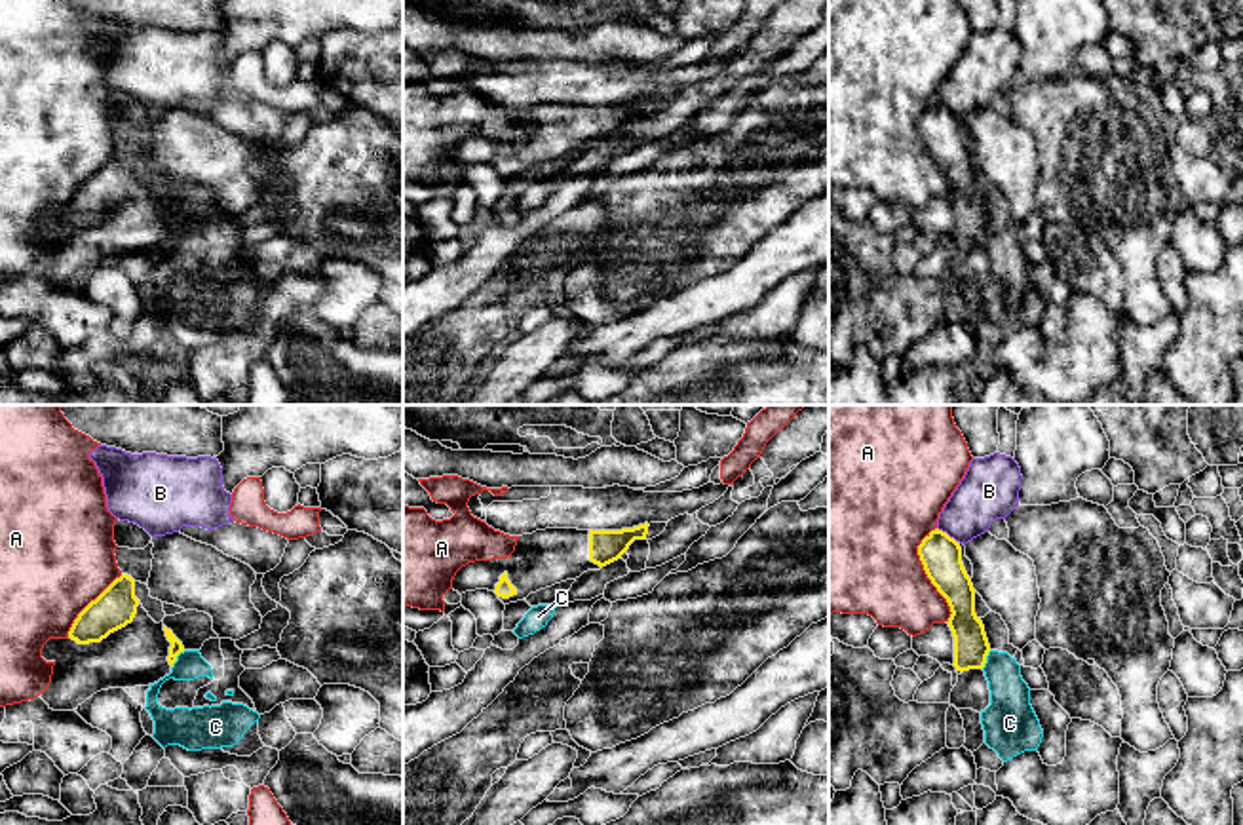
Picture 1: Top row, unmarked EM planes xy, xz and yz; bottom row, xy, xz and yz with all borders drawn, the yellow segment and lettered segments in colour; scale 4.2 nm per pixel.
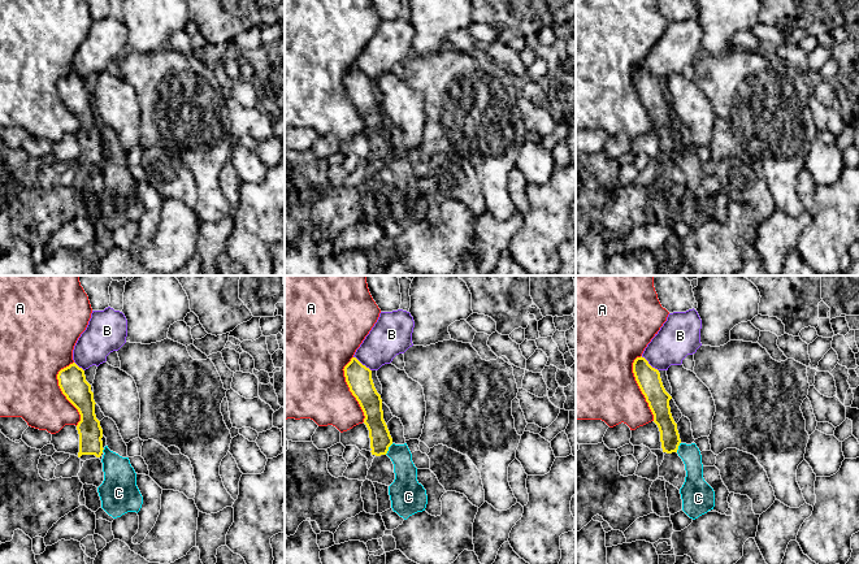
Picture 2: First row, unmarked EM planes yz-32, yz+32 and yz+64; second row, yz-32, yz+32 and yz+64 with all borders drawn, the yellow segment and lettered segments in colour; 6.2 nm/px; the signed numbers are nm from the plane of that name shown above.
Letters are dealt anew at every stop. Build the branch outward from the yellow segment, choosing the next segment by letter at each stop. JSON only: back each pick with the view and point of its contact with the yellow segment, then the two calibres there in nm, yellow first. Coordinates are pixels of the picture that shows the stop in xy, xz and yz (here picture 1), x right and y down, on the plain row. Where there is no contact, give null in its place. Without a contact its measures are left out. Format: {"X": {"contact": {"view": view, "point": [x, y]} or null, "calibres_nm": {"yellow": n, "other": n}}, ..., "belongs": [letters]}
{"belongs": []}

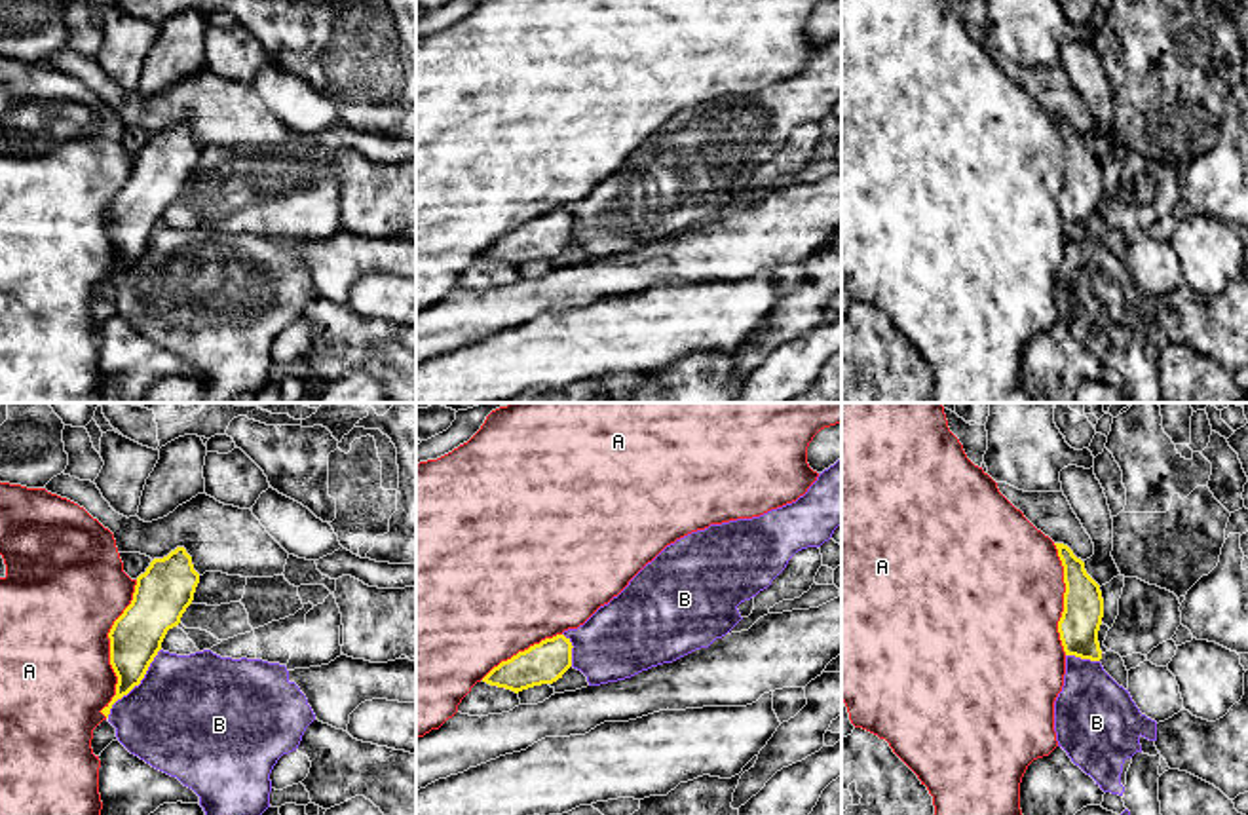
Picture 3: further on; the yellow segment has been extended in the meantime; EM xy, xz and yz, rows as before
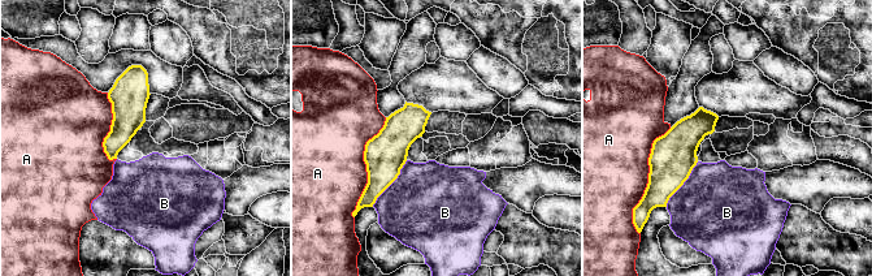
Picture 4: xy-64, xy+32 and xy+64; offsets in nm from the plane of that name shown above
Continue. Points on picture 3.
{"belongs": []}

